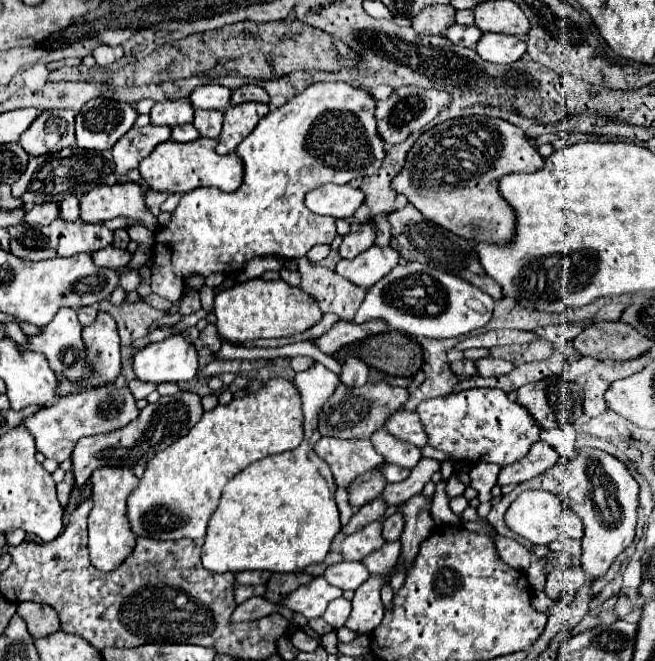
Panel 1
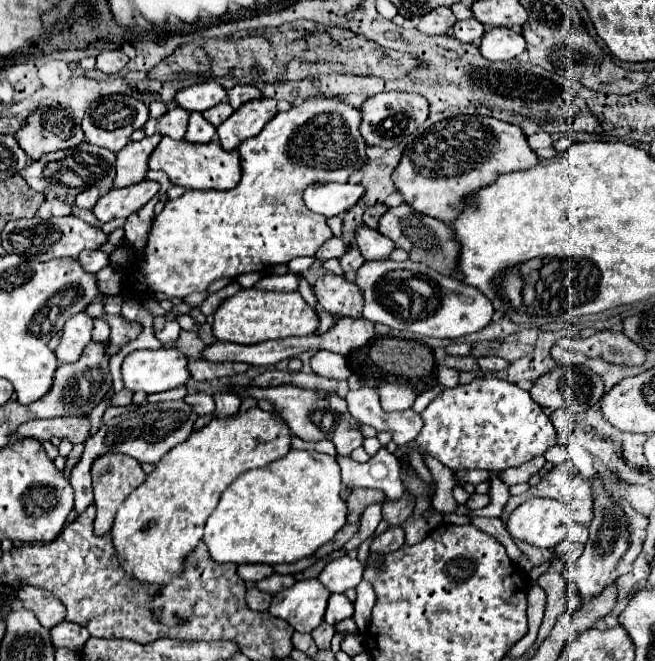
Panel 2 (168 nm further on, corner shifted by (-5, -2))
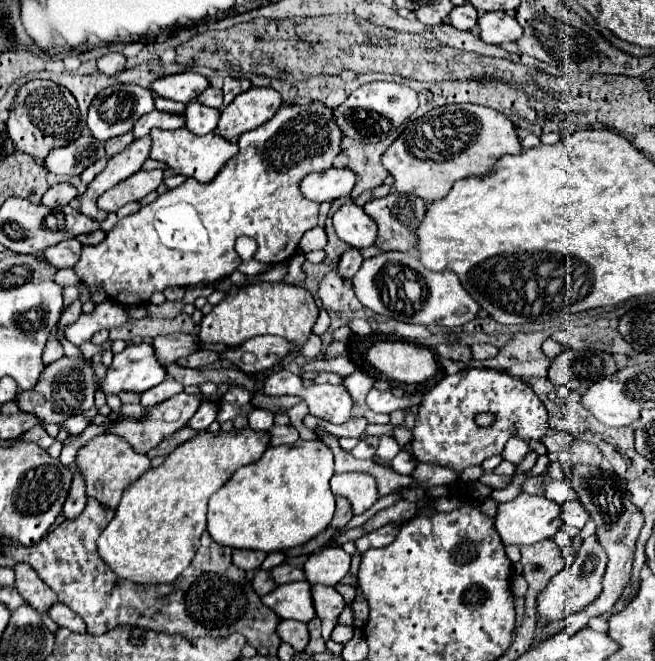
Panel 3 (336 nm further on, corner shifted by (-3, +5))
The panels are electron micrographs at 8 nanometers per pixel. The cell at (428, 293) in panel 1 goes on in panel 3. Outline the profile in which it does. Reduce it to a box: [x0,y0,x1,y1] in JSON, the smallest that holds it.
[352,252,480,326]

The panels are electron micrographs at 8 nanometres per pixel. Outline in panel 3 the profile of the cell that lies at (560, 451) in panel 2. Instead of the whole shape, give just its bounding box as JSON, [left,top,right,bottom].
[542,432,572,452]

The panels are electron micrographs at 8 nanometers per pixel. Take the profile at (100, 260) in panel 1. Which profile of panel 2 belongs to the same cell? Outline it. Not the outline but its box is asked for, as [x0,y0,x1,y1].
[78,249,110,273]

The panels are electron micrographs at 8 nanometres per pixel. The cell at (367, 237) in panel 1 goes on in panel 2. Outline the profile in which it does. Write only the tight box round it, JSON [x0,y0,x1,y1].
[340,245,364,273]

